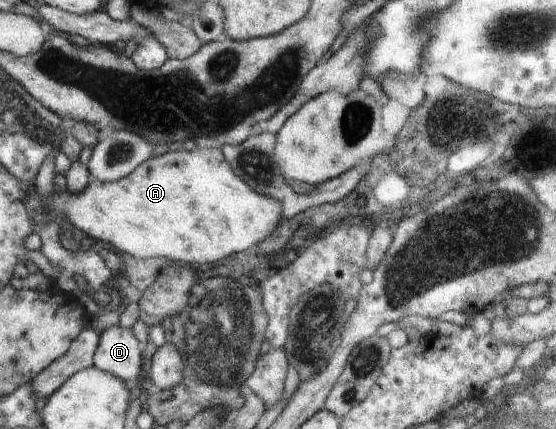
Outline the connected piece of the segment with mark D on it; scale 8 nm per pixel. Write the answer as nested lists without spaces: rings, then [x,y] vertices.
[[[113,325],[104,329],[99,336],[99,343],[93,356],[93,366],[117,376],[119,379],[125,380],[128,385],[133,386],[137,384],[138,374],[140,374],[142,350],[143,345],[132,333],[132,328]]]

